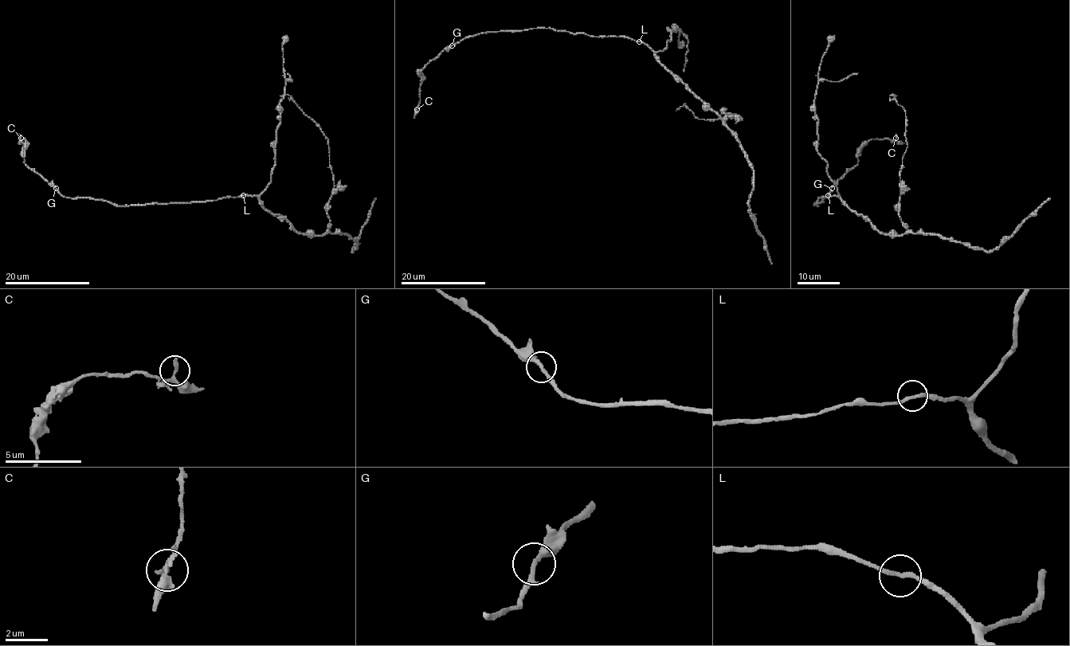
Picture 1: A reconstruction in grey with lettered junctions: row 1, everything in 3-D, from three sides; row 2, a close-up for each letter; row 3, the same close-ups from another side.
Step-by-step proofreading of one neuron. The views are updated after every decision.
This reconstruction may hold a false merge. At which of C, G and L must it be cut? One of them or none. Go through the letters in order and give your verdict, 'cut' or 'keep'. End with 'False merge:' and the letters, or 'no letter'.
C: keep
G: keep
L: keep
False merge: no letter

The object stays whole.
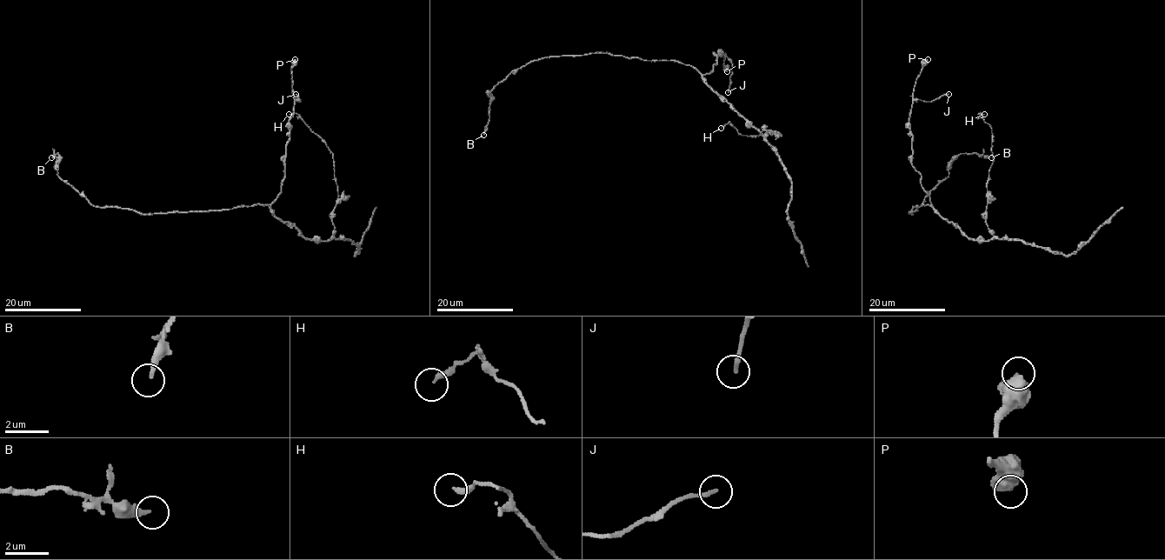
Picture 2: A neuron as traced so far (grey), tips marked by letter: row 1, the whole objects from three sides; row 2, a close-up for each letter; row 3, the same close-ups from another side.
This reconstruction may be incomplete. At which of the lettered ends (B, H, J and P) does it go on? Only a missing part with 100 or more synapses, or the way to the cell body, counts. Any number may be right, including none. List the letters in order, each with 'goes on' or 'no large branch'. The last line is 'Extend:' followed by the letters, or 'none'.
B: no large branch
H: no large branch
J: no large branch
P: no large branch
Extend: none

